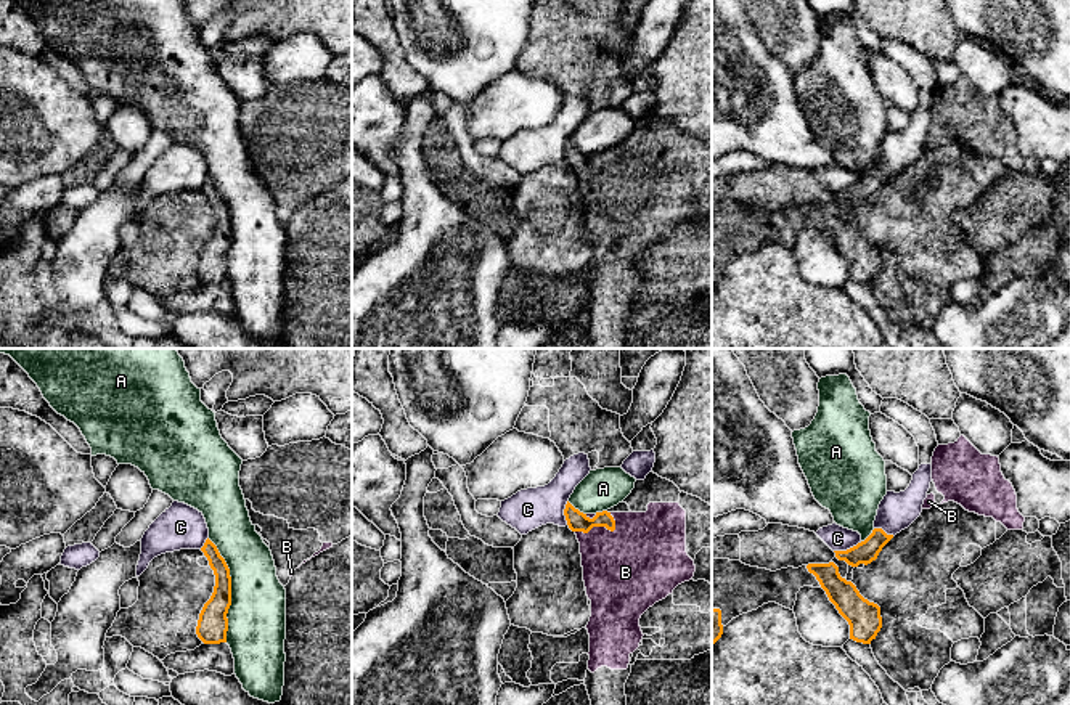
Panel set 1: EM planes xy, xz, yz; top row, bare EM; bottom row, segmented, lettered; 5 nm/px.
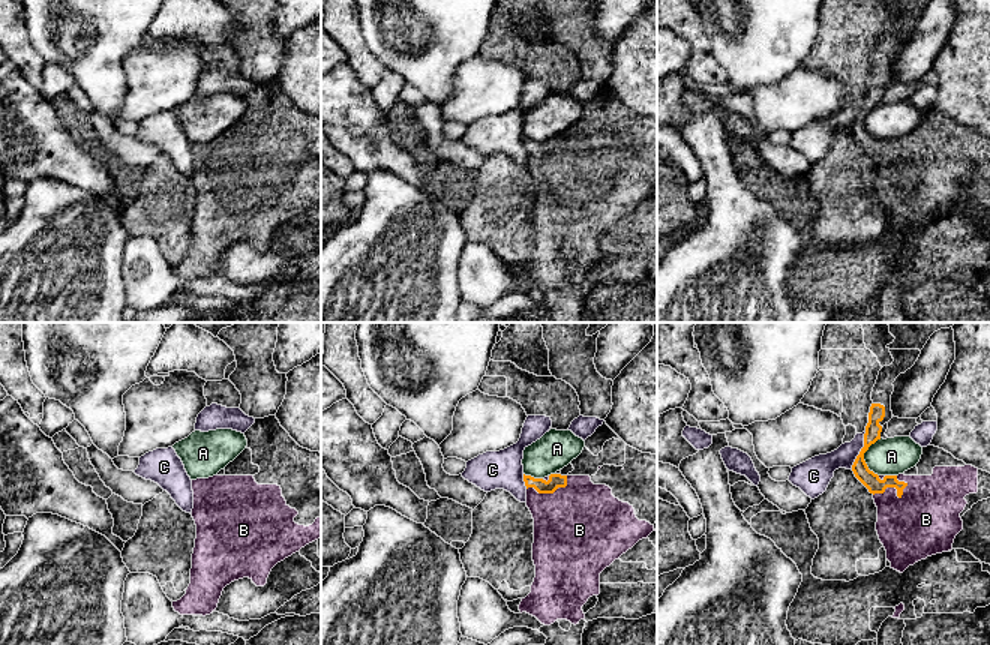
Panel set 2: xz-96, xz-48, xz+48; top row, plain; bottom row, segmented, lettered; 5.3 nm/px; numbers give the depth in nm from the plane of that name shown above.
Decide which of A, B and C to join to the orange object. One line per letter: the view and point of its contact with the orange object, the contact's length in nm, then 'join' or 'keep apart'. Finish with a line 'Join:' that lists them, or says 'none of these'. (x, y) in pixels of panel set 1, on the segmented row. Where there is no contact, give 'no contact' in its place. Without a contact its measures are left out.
A: xy (230, 590) | 550 nm | keep apart
B: xz (598, 525) | 220 nm | join
C: yz (847, 550) | 150 nm | keep apart
Join: B

